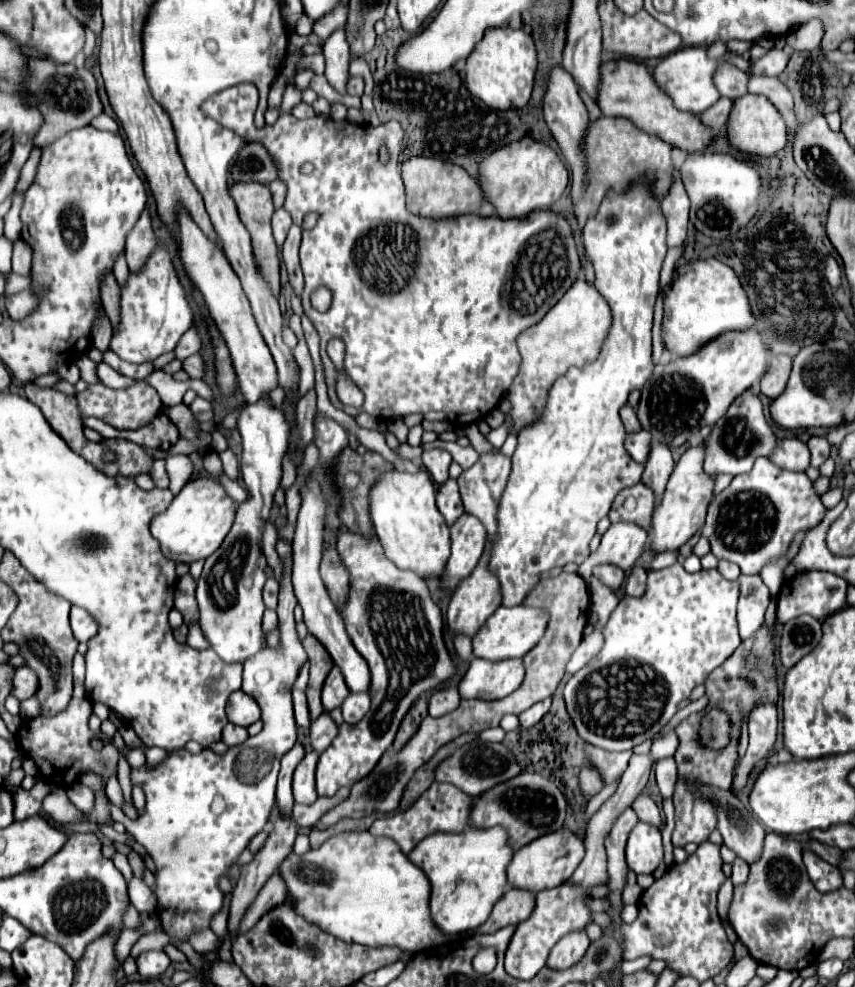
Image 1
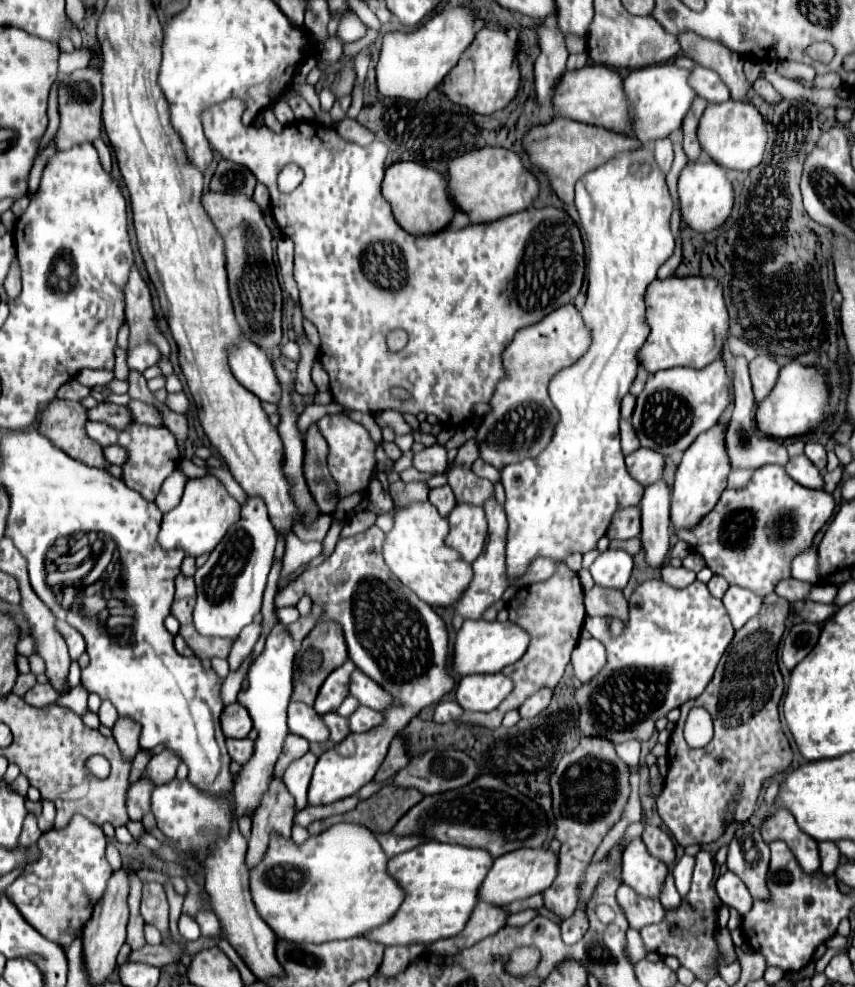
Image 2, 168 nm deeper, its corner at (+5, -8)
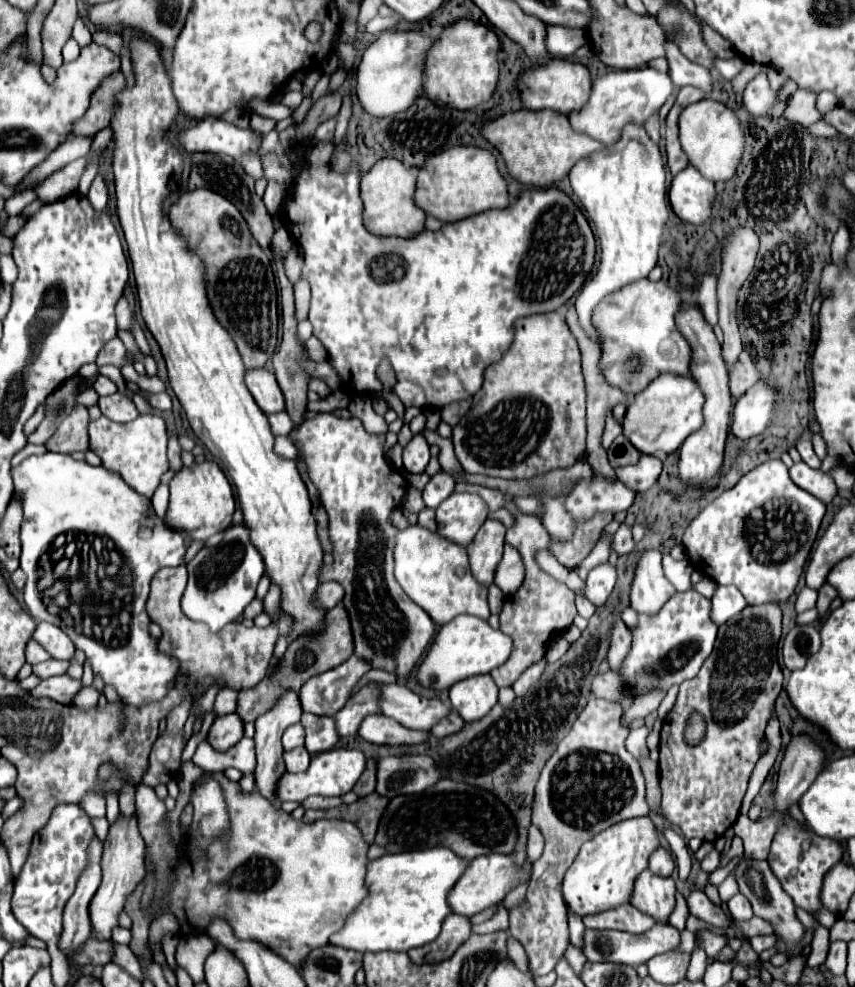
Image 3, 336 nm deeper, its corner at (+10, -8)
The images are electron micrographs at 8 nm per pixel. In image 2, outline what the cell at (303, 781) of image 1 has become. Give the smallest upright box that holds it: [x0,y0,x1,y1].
[284,752,316,810]

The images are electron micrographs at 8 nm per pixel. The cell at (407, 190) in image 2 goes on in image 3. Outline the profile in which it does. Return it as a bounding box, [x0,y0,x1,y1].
[361,158,425,238]

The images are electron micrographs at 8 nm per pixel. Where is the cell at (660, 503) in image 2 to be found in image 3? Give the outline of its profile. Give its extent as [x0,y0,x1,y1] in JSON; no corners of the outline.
[631,548,675,614]

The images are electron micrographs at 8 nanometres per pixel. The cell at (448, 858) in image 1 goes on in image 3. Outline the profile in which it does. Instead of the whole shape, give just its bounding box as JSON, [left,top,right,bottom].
[329,846,469,952]

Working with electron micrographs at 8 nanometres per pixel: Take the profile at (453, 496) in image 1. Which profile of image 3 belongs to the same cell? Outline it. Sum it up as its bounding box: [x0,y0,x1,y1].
[423,472,455,508]

